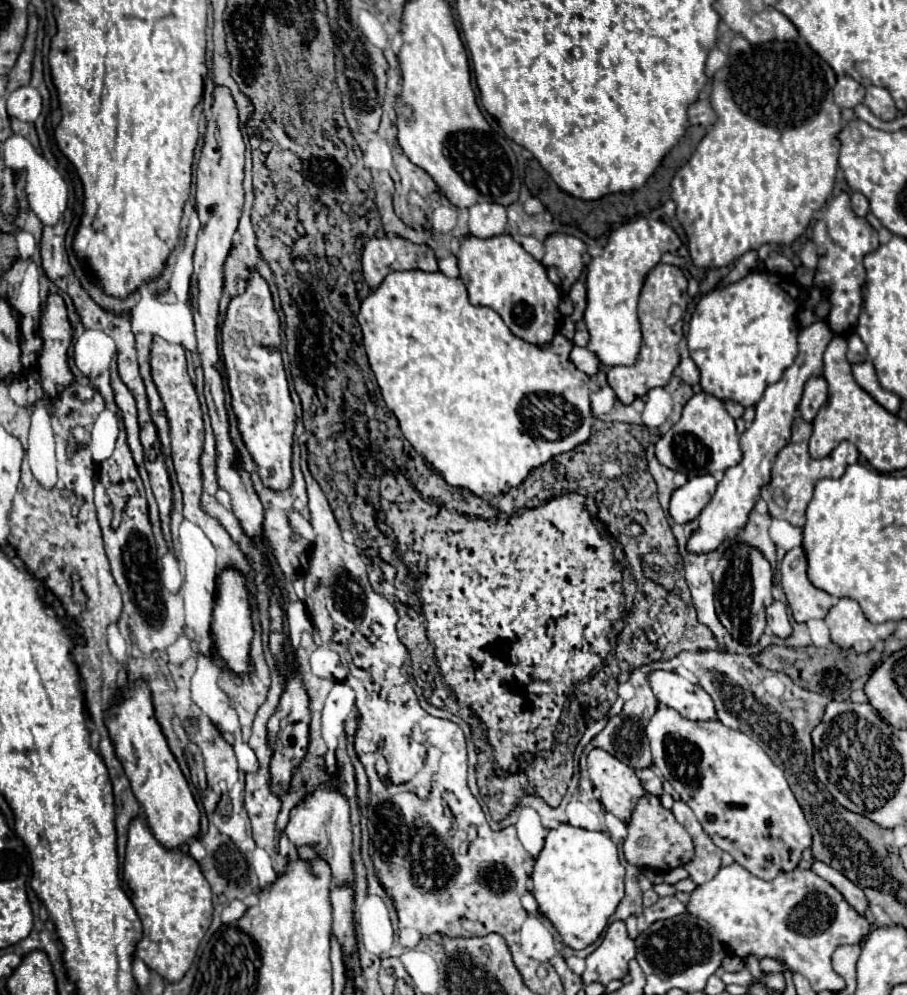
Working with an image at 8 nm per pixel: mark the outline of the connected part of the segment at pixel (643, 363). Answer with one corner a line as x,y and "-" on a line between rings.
657,264
649,272
645,286
641,290
641,298
639,298
639,322
641,322
641,332
643,332
643,344
641,344
641,352
637,356
637,362
633,366
613,366
607,374
609,386
615,390
617,398
623,404
631,404
635,398
645,396
649,390
669,384
673,370
679,364
679,342
683,338
683,332
681,332
679,324
673,328
667,328
665,318
669,314
671,304
685,306
687,296
689,296
687,294
687,278
677,266

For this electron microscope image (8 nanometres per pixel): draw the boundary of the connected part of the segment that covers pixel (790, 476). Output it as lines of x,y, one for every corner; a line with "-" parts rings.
795,418
793,422
793,436
789,444
777,454
773,468
771,468
771,482
761,488
761,498
769,506
769,514
773,518
783,518
791,522
793,526
805,524
805,508
813,496
813,486
821,478
841,478
845,468
851,464
857,464
859,452
851,442
841,442
829,456
815,460
807,452
807,442
812,433
812,425
803,422
801,418

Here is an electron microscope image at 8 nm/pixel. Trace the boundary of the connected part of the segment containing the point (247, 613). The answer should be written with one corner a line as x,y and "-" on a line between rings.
225,570
221,574
219,592
213,604
213,618
211,618
211,640
215,650
223,656
227,666
237,672
249,672
249,642
253,638
253,626
251,626
251,610
249,610
249,594
245,590
245,580
235,570

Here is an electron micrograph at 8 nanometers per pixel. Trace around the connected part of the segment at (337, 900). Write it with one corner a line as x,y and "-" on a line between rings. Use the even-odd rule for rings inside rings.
333,888
333,934
341,942
343,952
353,952
355,948
355,928
353,928
353,888

